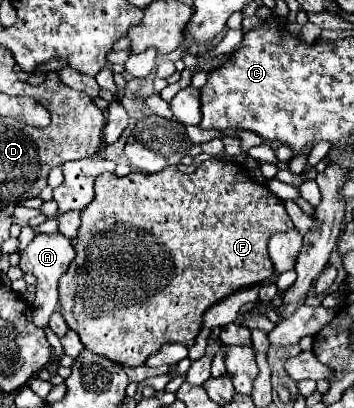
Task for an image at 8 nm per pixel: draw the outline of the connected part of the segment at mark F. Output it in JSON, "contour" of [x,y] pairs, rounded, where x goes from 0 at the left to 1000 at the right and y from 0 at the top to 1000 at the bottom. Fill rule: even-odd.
{"contour":[[[582,392],[565,402],[565,412],[554,412],[542,426],[520,426],[508,422],[497,407],[469,407],[458,422],[441,426],[401,426],[401,422],[367,422],[362,431],[328,431],[316,422],[305,426],[282,426],[282,436],[271,436],[266,451],[266,490],[237,510],[232,520],[232,549],[220,559],[220,578],[209,588],[209,613],[215,613],[215,632],[203,637],[203,652],[192,657],[192,667],[169,681],[169,765],[192,794],[198,809],[209,809],[232,843],[282,868],[299,873],[345,897],[401,897],[424,868],[446,863],[458,843],[475,838],[508,838],[508,843],[548,843],[571,789],[576,789],[576,770],[593,750],[605,750],[610,740],[633,735],[638,725],[723,701],[768,676],[780,676],[774,647],[757,627],[757,588],[768,574],[785,569],[819,569],[831,564],[831,549],[819,539],[819,529],[808,525],[802,495],[774,480],[751,456],[729,451],[723,441],[712,441],[701,431],[701,422],[655,397],[627,397],[627,392]]]}

